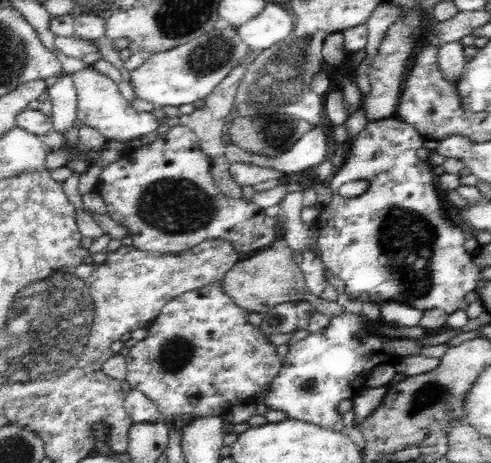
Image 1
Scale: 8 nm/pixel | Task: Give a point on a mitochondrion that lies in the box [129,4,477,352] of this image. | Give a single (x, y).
(279, 82)

